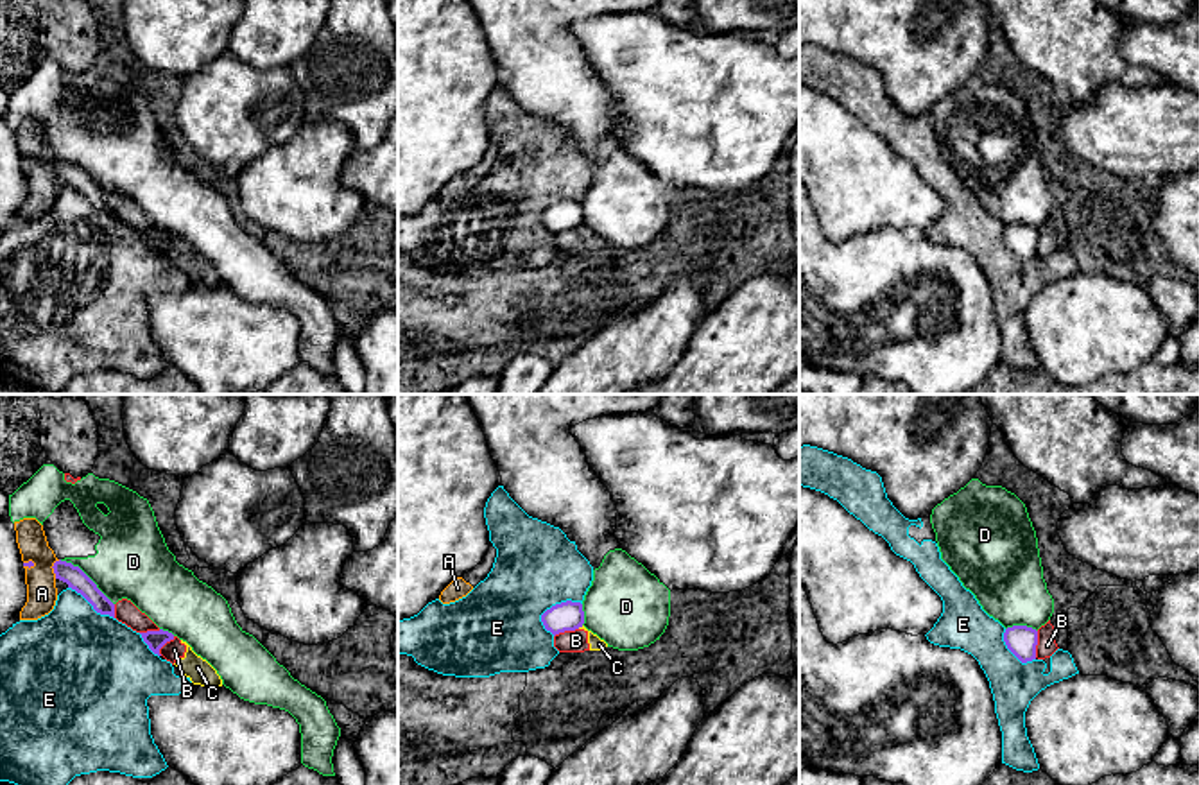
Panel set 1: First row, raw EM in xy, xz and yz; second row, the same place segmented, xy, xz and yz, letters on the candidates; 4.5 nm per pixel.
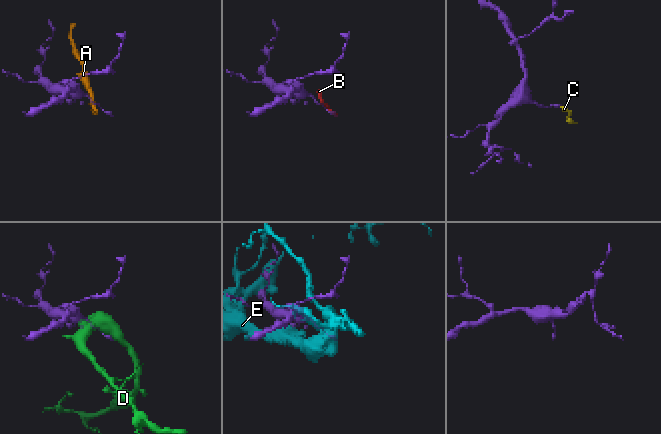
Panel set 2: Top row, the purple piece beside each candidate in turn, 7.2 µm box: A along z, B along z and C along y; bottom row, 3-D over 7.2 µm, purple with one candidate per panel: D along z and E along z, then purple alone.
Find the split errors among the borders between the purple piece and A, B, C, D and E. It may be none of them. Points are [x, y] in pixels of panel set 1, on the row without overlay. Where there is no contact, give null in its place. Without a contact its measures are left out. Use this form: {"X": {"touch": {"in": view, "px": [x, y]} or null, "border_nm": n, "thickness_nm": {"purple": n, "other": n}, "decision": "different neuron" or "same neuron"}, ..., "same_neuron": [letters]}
{"A": {"touch": {"in": "xy", "px": [52, 165]}, "border_nm": 90, "thickness_nm": {"purple": 90, "other": 140}, "decision": "different neuron"}, "B": {"touch": {"in": "yz", "px": [1036, 242]}, "border_nm": 120, "thickness_nm": {"purple": 140, "other": 90}, "decision": "different neuron"}, "C": {"touch": {"in": "xz", "px": [579, 224]}, "border_nm": 30, "thickness_nm": {"purple": 130, "other": 60}, "decision": "different neuron"}, "D": {"touch": {"in": "xy", "px": [88, 176]}, "border_nm": 320, "thickness_nm": {"purple": 90, "other": 340}, "decision": "different neuron"}, "E": {"touch": {"in": "xz", "px": [556, 203]}, "border_nm": 200, "thickness_nm": {"purple": 130, "other": 380}, "decision": "different neuron"}, "same_neuron": []}

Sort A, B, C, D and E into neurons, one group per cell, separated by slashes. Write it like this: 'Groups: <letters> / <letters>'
Groups: A / B C / D / E

